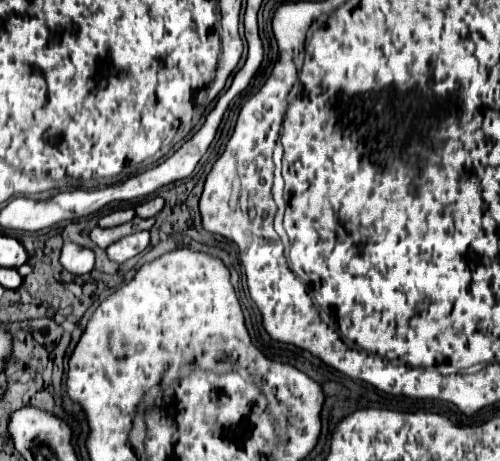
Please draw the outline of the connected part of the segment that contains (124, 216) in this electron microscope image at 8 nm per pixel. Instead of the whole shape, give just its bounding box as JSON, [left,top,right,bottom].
[98,208,136,228]

